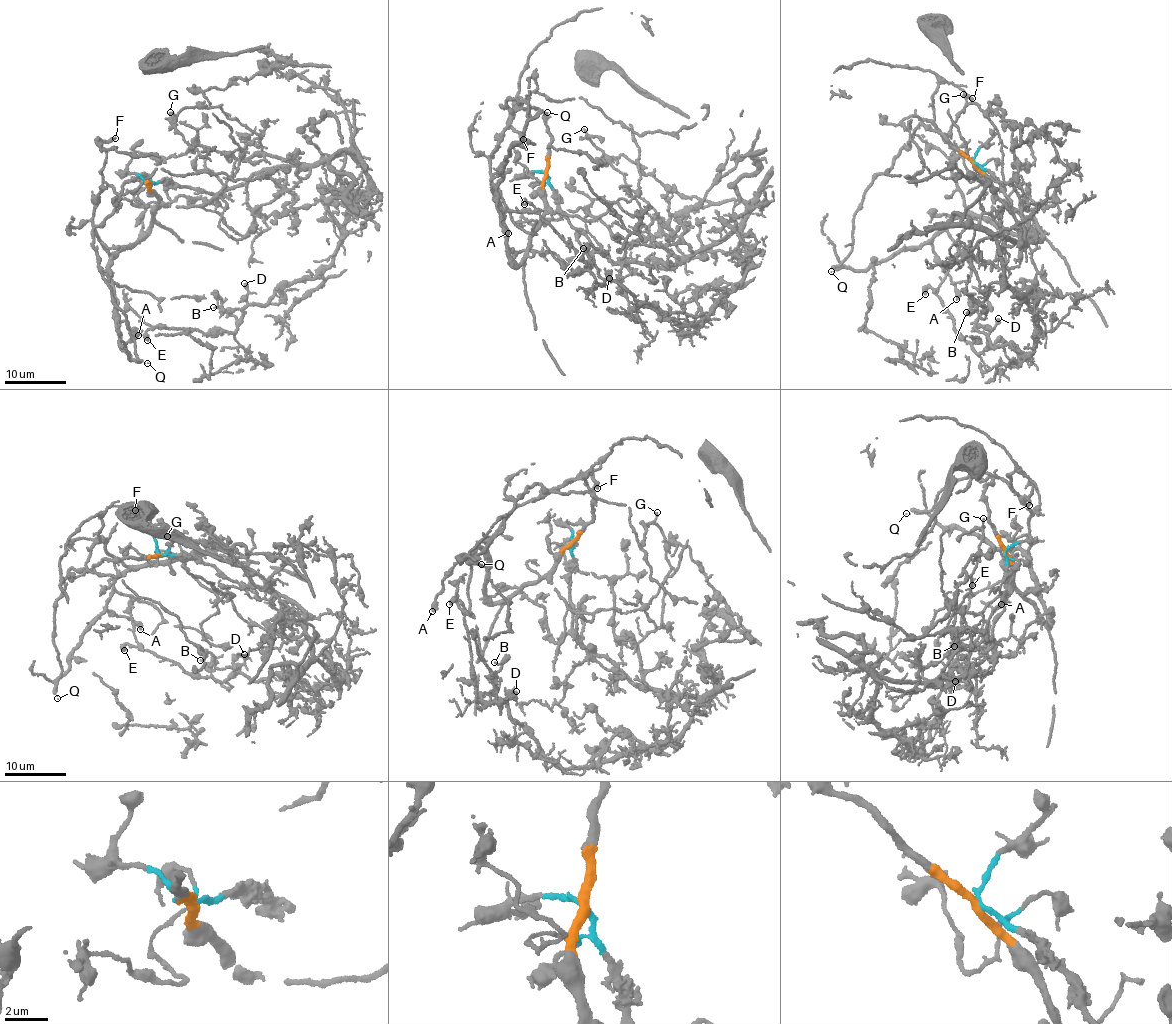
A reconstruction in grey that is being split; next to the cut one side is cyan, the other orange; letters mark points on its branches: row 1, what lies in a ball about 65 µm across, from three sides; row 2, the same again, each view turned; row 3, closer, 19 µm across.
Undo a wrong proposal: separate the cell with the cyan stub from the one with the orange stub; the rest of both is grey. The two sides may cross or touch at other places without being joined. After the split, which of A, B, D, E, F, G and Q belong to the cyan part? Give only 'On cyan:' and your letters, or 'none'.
On cyan: B, D, E, G

